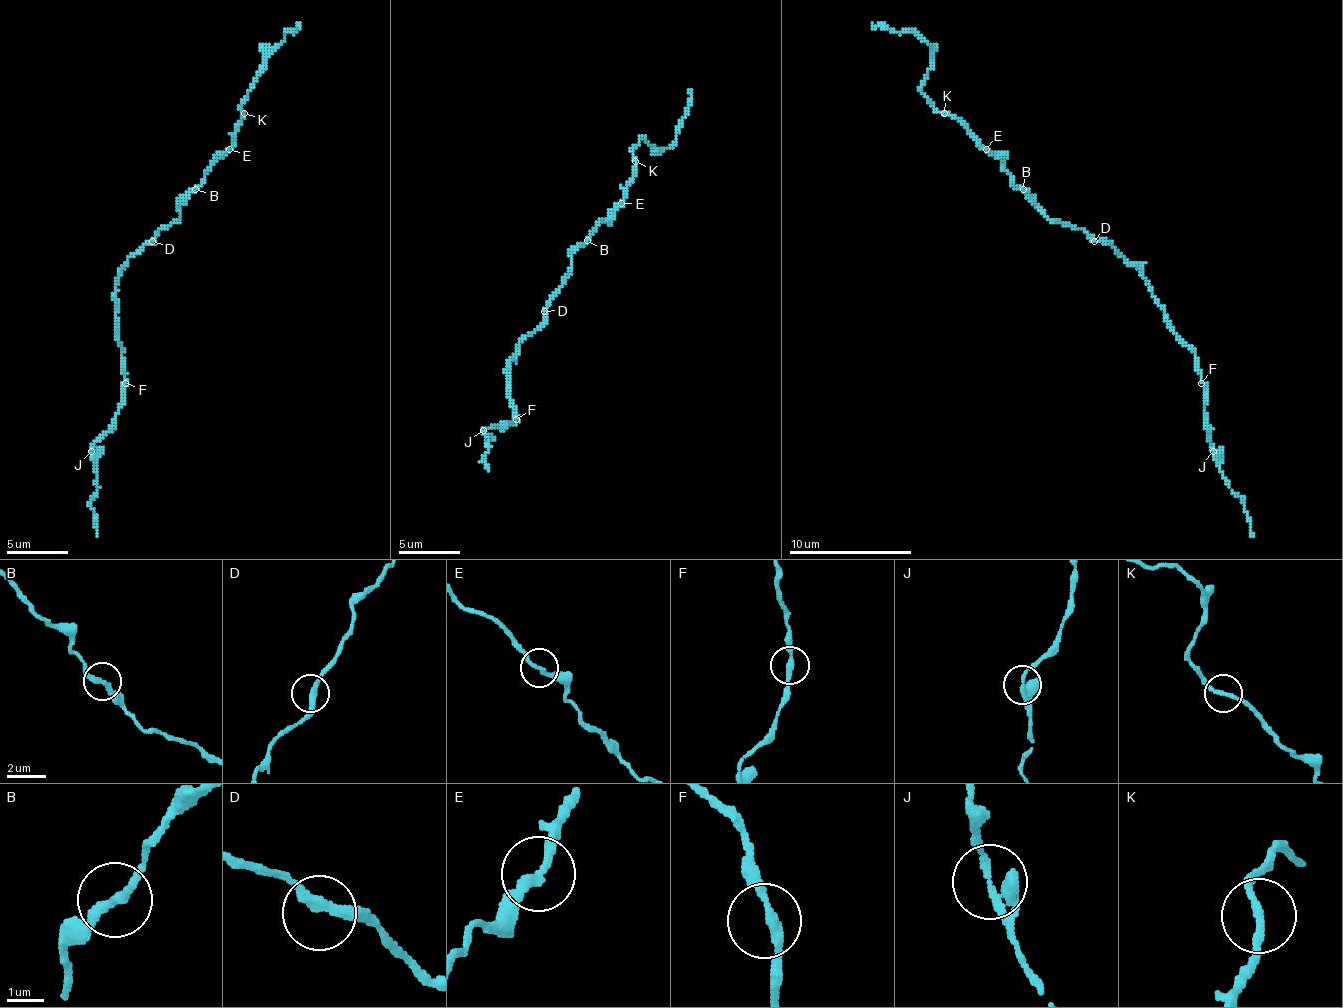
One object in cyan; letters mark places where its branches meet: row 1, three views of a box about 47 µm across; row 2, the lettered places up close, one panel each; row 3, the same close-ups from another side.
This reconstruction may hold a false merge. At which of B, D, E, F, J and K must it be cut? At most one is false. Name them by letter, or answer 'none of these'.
none of these

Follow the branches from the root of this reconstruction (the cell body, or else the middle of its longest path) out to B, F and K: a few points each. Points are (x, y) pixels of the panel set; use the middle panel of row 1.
B: (547, 311), (553, 293), (562, 283), (562, 277), (571, 265), (571, 256), (587, 240)
F: (547, 311), (547, 317), (519, 345), (507, 363), (507, 397), (516, 419)
K: (547, 311), (553, 293), (571, 265), (571, 256), (624, 200), (624, 188), (633, 176), (636, 160)

